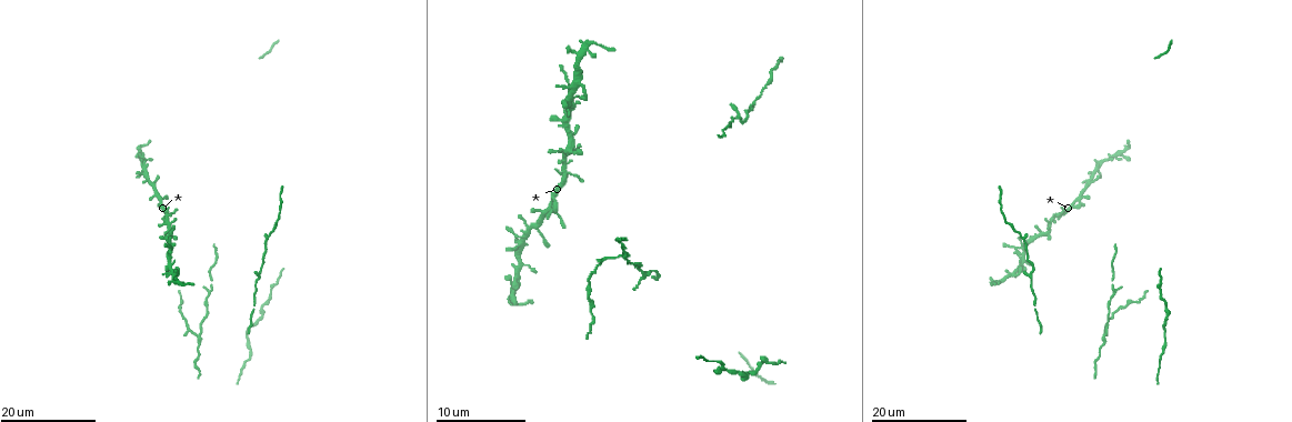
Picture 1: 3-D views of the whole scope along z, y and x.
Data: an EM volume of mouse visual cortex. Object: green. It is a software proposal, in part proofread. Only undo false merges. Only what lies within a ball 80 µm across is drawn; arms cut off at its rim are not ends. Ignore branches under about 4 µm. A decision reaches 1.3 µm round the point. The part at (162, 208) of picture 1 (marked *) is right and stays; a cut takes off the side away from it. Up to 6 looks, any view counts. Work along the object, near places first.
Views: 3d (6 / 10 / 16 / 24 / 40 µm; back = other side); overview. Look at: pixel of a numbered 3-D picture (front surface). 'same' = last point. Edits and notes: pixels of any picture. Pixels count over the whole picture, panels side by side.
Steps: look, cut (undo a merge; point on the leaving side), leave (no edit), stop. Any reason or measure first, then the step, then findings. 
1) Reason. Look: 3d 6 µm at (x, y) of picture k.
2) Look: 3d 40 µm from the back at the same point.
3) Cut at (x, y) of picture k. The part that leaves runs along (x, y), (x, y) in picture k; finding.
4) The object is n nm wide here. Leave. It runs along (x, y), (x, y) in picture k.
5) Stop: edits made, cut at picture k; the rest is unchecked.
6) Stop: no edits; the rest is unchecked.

Four or more arms meet. Look: 3d 16 µm at (1080, 196) of picture 1.

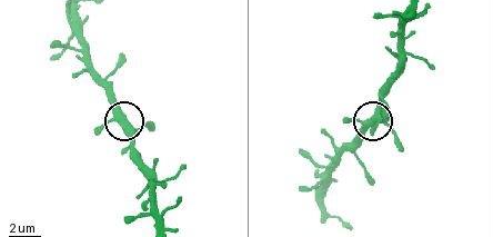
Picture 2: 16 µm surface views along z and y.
Look: 3d 6 µm at (127, 126) of picture 2.

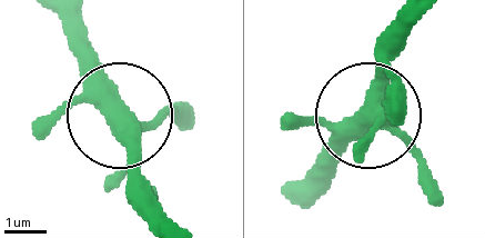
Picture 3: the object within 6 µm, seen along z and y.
Look: 3d 6 µm from the back at (127, 116) of picture 3.

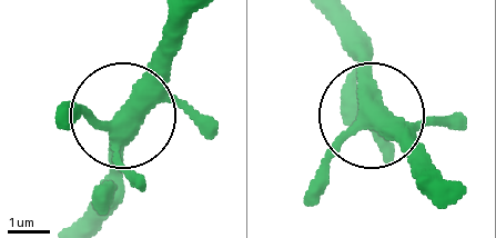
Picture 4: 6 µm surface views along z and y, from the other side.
Leave. One neuron here.

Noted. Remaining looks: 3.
Four arms meet. Look: 3d 24 µm at (1015, 246) of picture 1.

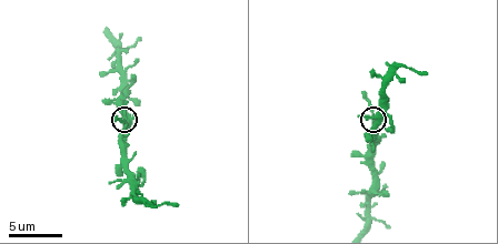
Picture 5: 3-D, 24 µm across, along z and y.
Look: 3d 10 µm at the same point.

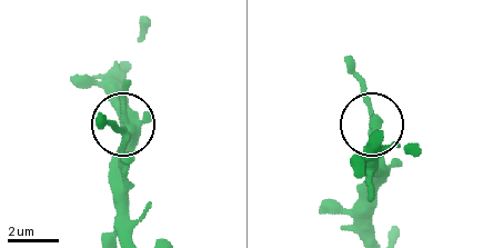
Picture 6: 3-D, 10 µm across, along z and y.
The object is 220 nm wide here. Leave. All the same neuron.

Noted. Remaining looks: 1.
Stop: no edits; the rest is unchecked.

